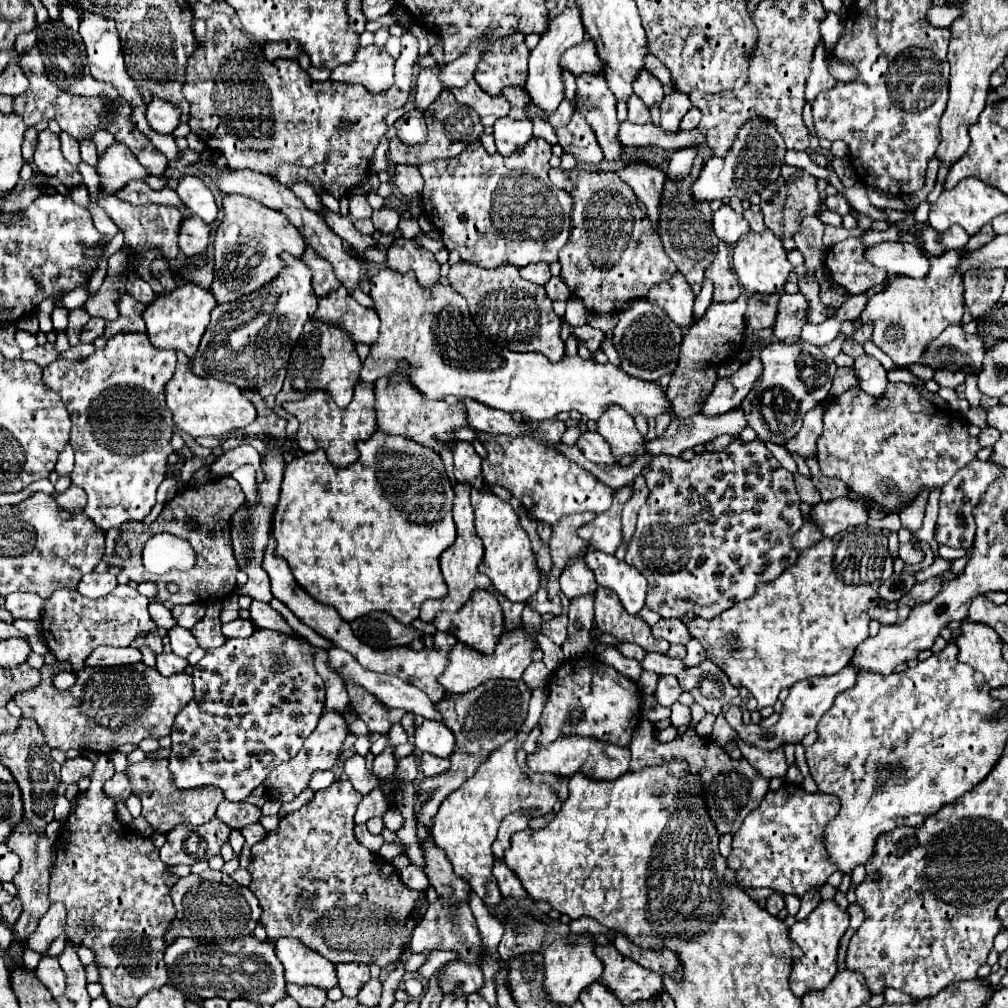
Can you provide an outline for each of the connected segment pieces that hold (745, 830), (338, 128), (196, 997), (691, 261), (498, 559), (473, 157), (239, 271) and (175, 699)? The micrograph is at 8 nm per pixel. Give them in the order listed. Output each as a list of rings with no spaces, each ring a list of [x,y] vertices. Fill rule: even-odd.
[[[784,784],[776,792],[768,792],[762,804],[750,812],[740,826],[740,830],[732,836],[732,852],[726,858],[726,864],[734,868],[738,882],[750,888],[770,888],[780,894],[794,894],[802,898],[808,890],[822,887],[828,877],[837,871],[836,866],[828,860],[828,853],[822,846],[822,832],[824,826],[838,814],[840,800],[832,794],[822,792],[806,792],[802,786]]]
[[[212,16],[206,30],[206,44],[200,46],[186,64],[184,96],[190,102],[190,128],[210,148],[224,154],[230,170],[256,170],[276,176],[282,184],[294,186],[296,182],[308,182],[314,190],[324,190],[334,198],[348,196],[352,188],[362,184],[368,176],[370,158],[382,136],[386,134],[386,114],[402,108],[412,92],[412,68],[418,58],[418,40],[404,32],[401,37],[401,54],[395,63],[395,82],[390,90],[372,94],[360,84],[340,82],[314,82],[296,60],[268,62],[258,44],[246,42],[246,34],[230,24],[226,16]],[[214,28],[222,28],[222,36],[214,34]]]
[[[242,936],[242,940],[228,940],[220,944],[178,938],[164,954],[168,966],[168,982],[184,992],[188,1000],[200,1002],[220,996],[224,1000],[254,1000],[258,1004],[274,1004],[286,998],[284,966],[274,952],[274,940],[258,940],[256,936]]]
[[[696,156],[692,172],[686,180],[672,182],[668,178],[664,194],[662,194],[662,206],[660,206],[660,238],[662,238],[664,250],[670,256],[670,260],[676,264],[678,272],[684,274],[686,282],[690,284],[694,294],[700,292],[704,272],[712,264],[714,252],[718,250],[718,244],[720,244],[720,240],[718,240],[718,236],[714,234],[714,228],[712,228],[712,210],[710,210],[710,206],[700,204],[694,198],[690,198],[690,186],[698,178],[700,166],[702,166],[702,158]]]
[[[472,488],[472,508],[476,514],[476,532],[486,548],[484,560],[478,566],[480,572],[486,574],[492,580],[494,588],[510,602],[528,602],[528,598],[540,588],[540,572],[536,566],[534,552],[530,548],[528,534],[520,526],[516,512],[512,510],[510,502],[500,500],[488,490],[480,492],[476,488]]]
[[[532,138],[526,148],[514,152],[514,156],[488,154],[480,140],[472,142],[460,156],[448,160],[434,160],[420,164],[424,178],[422,208],[436,230],[444,232],[444,244],[448,250],[458,250],[464,262],[478,264],[484,268],[498,268],[502,264],[514,264],[524,268],[528,264],[558,260],[560,248],[566,244],[572,222],[572,198],[568,192],[550,184],[548,160],[552,156],[552,146],[542,138]]]
[[[228,194],[224,198],[224,220],[214,236],[214,298],[218,302],[234,302],[240,296],[256,292],[282,272],[282,252],[302,258],[304,250],[306,242],[302,234],[280,212],[266,208],[248,196]]]
[[[66,662],[56,668],[44,664],[40,674],[42,680],[36,690],[22,692],[14,698],[26,718],[34,718],[44,734],[50,748],[60,750],[94,750],[94,752],[116,752],[122,744],[138,746],[144,738],[170,736],[176,714],[192,700],[194,688],[188,674],[162,676],[156,668],[146,664],[114,666],[114,668],[84,668],[76,674],[76,682],[68,690],[58,690],[52,684],[56,672],[74,672]]]

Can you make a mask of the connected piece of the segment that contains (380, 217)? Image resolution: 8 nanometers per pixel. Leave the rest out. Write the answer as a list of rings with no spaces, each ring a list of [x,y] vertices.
[[[380,208],[380,210],[374,210],[372,212],[372,222],[374,222],[376,230],[380,230],[382,234],[390,234],[390,232],[396,232],[398,222],[400,222],[400,216],[402,216],[400,210]]]

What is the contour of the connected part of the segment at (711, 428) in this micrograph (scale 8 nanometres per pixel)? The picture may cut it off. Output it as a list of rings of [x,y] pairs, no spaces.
[[[730,410],[722,416],[690,416],[690,418],[674,418],[668,426],[668,430],[660,436],[650,440],[648,454],[642,456],[642,460],[636,460],[636,464],[646,466],[652,456],[666,454],[666,456],[680,456],[682,450],[694,448],[698,444],[706,444],[714,440],[720,434],[738,436],[746,428],[746,418],[742,410]]]

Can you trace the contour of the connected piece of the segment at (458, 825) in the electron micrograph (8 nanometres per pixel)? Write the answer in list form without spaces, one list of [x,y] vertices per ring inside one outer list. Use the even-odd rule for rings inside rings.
[[[522,728],[518,730],[518,736],[514,740],[508,740],[502,748],[494,750],[486,758],[486,762],[480,764],[478,772],[440,804],[440,810],[434,816],[434,824],[430,828],[434,842],[446,852],[448,860],[454,866],[454,872],[470,884],[470,888],[482,898],[488,908],[498,908],[502,904],[502,894],[492,874],[492,842],[496,840],[500,822],[508,814],[520,810],[532,810],[534,818],[548,816],[557,801],[557,796],[548,784],[539,785],[538,790],[533,791],[532,780],[516,764],[516,752],[524,744],[528,734],[530,732]]]

